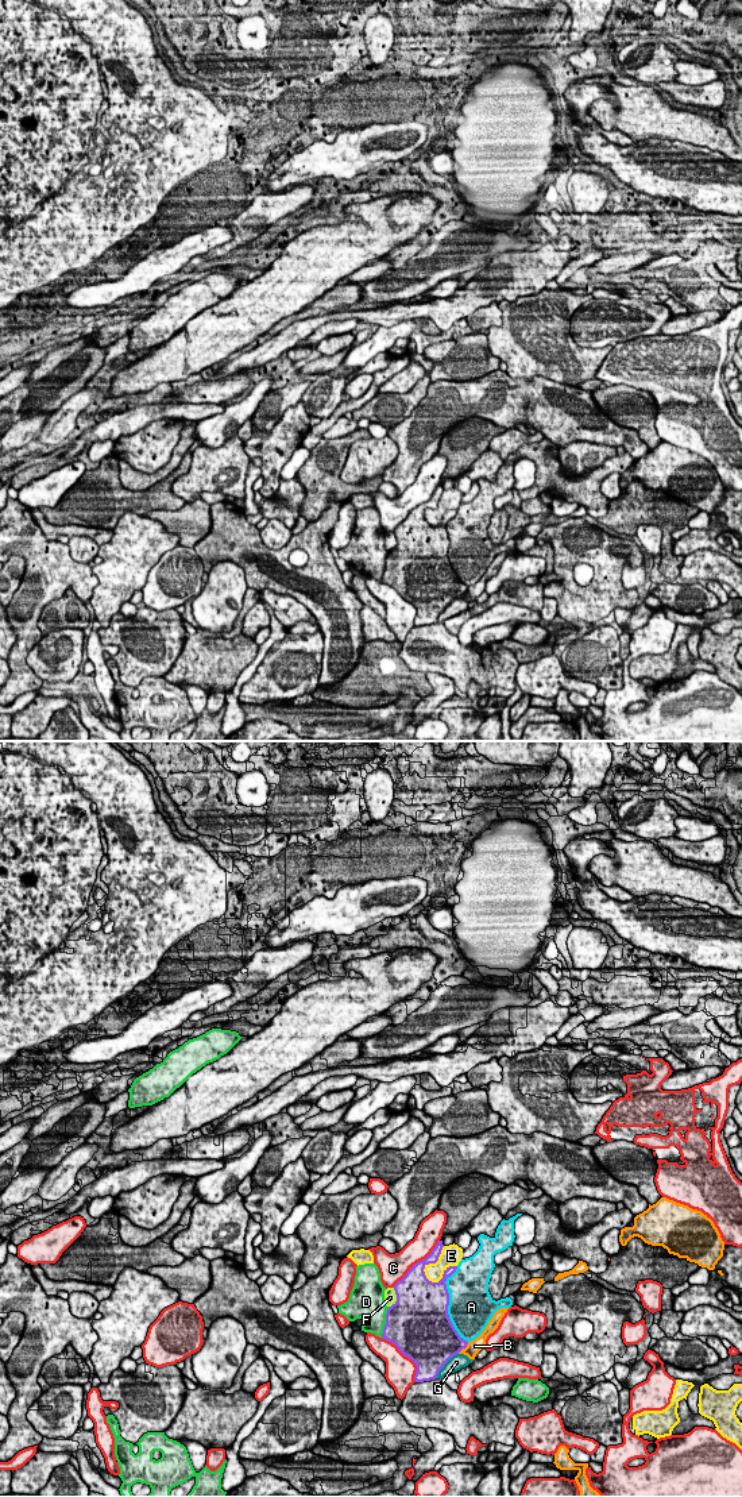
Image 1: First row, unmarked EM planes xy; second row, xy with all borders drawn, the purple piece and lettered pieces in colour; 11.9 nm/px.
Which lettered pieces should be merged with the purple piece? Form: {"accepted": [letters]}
{"accepted": []}

